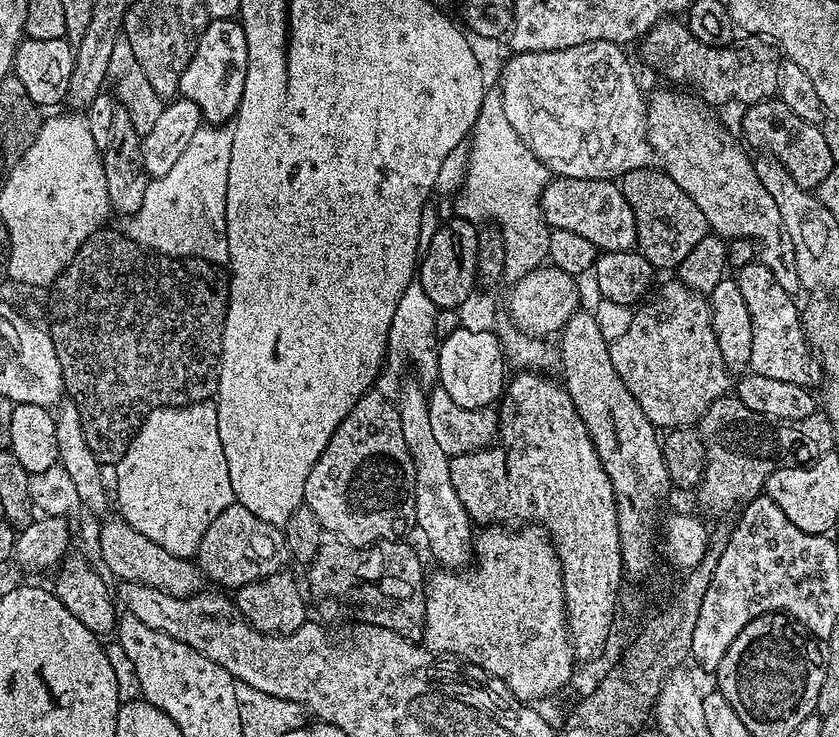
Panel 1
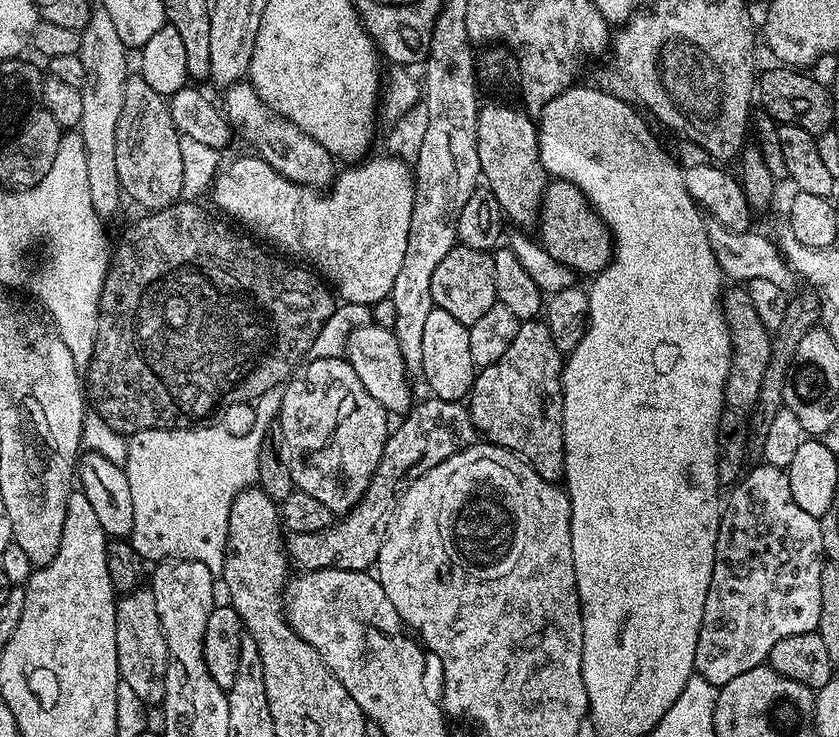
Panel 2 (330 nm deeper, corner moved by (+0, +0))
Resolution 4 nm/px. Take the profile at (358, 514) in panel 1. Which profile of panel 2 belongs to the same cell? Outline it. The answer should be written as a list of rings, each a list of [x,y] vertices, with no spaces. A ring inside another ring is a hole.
[[[339,356],[318,358],[317,360],[309,359],[299,369],[298,374],[293,375],[292,379],[283,385],[283,392],[284,397],[280,400],[280,420],[278,420],[278,426],[282,430],[282,454],[286,458],[287,468],[290,469],[290,478],[293,485],[299,491],[318,498],[318,502],[322,502],[322,506],[326,506],[326,510],[330,510],[333,514],[343,514],[350,511],[364,497],[372,481],[372,475],[376,473],[376,467],[382,458],[382,450],[386,446],[390,435],[390,423],[388,424],[390,413],[378,402],[374,402],[374,397],[366,391],[366,386],[362,386],[362,378],[358,378],[358,374],[354,374],[354,366],[350,366],[347,359]]]

